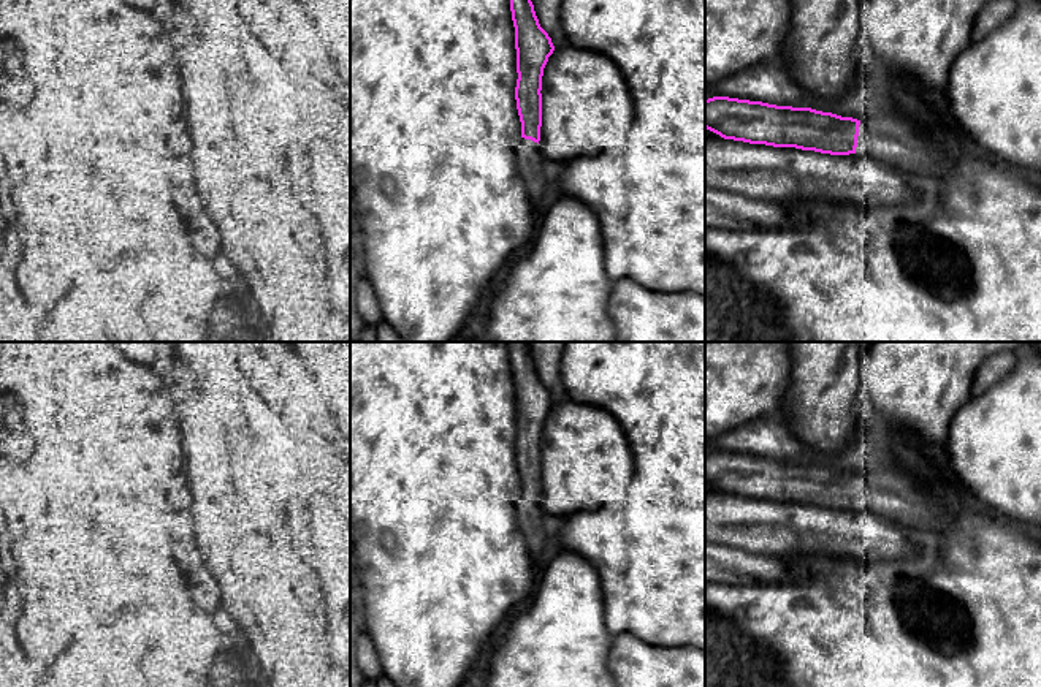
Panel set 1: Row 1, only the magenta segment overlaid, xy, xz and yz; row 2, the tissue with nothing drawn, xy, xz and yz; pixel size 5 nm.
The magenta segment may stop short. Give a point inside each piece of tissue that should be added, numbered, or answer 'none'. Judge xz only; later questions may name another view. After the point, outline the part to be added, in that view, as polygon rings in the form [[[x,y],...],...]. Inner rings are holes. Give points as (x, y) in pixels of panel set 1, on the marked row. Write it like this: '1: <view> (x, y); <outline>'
1: xz (531, 167); [[[521,138],[520,139],[520,142],[517,144],[517,147],[515,147],[515,155],[517,155],[517,158],[518,158],[518,173],[520,173],[520,176],[523,177],[523,180],[524,180],[524,185],[526,185],[526,190],[528,190],[528,196],[529,196],[529,201],[531,201],[531,204],[532,204],[532,209],[536,211],[536,214],[537,214],[537,206],[539,206],[539,203],[540,203],[540,199],[542,199],[542,196],[543,196],[543,193],[545,193],[545,190],[547,190],[547,187],[550,185],[550,182],[551,182],[551,177],[548,176],[548,166],[547,166],[547,163],[545,163],[545,160],[542,158],[542,155],[539,154],[539,150],[537,150],[537,142],[534,142],[534,141],[531,141],[531,139],[524,139],[524,138]],[[537,214],[537,218],[540,218],[540,215]]]

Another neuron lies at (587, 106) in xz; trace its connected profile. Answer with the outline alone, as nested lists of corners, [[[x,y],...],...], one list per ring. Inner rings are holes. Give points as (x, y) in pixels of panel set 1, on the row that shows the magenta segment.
[[[555,49],[540,93],[537,150],[550,169],[620,147],[634,123],[634,100],[621,68],[589,49]]]

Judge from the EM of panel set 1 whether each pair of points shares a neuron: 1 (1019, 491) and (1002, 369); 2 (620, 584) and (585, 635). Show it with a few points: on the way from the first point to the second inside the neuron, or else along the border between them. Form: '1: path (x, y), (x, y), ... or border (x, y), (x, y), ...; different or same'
1: border (1016, 358), (1016, 364), (1005, 375), (973, 396); different
2: border (598, 573), (602, 619), (606, 629), (613, 637); different

